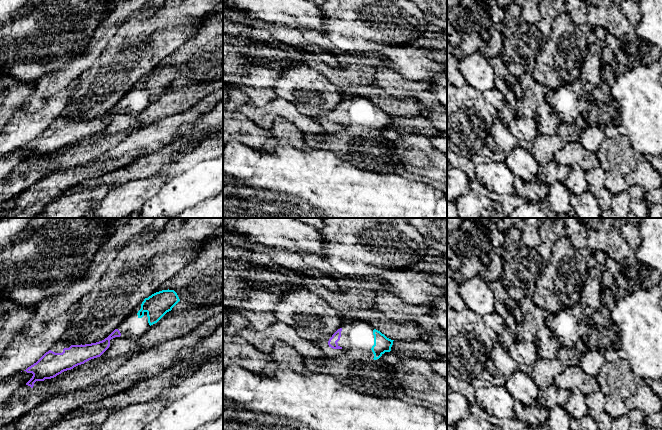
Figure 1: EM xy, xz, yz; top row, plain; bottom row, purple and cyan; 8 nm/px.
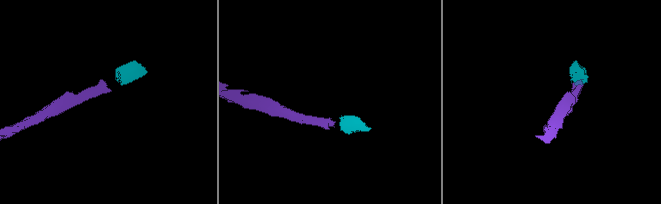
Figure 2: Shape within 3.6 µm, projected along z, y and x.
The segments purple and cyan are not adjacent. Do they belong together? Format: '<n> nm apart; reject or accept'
190 nm apart; accept

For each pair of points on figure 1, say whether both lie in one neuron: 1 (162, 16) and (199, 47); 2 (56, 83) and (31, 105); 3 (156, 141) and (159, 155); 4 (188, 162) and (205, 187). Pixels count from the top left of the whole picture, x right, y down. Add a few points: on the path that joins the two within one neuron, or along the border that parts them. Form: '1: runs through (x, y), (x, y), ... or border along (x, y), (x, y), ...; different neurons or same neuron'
1: border along (204, 20), (196, 32), (171, 53); different neurons
2: runs through (50, 86), (37, 99); same neuron
3: border along (179, 138), (146, 154); different neurons
4: border along (212, 158), (205, 159), (177, 175); different neurons

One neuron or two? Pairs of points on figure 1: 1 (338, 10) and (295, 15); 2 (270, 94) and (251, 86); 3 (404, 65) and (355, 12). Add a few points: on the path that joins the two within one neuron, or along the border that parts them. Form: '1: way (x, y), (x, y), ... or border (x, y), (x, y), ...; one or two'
1: border (320, 10), (324, 23), (318, 29); two
2: way (265, 92), (256, 86); one
3: border (402, 45), (389, 47); two

